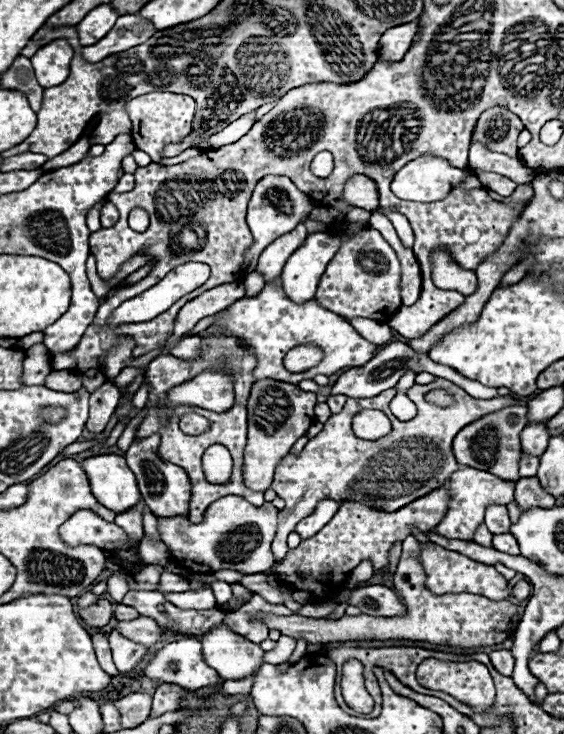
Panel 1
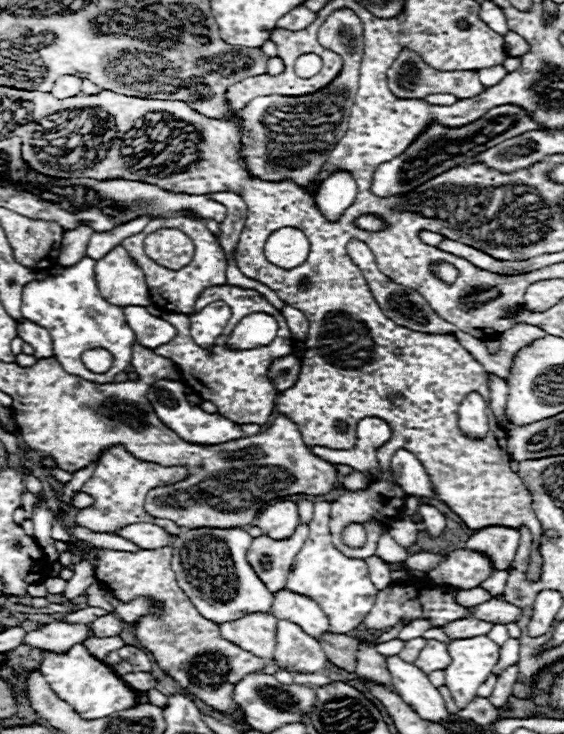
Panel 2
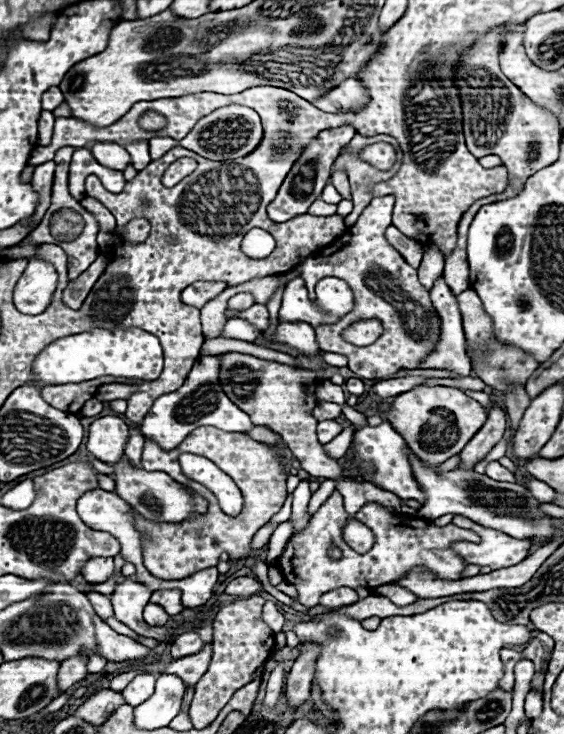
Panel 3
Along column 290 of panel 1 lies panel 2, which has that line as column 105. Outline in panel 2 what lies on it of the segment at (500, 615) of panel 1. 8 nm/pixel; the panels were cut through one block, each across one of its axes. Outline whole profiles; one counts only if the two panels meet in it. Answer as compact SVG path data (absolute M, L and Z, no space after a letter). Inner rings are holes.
M106 614L106 616L96 618L90 624L90 628L98 638L108 638L108 636L118 636L124 628L124 622L120 618L116 618L114 614Z

